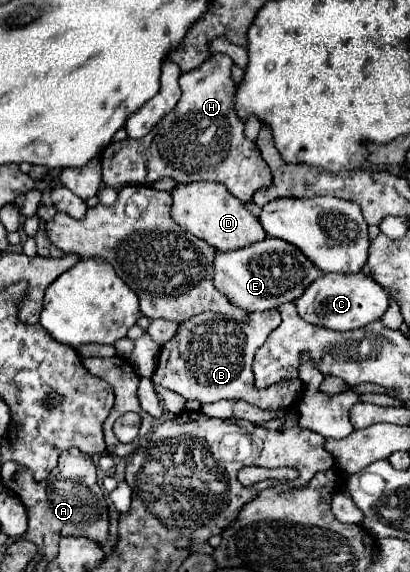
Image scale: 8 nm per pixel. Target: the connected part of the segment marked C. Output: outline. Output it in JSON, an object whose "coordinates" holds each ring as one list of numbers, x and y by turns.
{"coordinates":[[326,273,320,275,300,299,296,299,298,315,320,327,328,327,334,331,352,331,366,327,372,321,378,321,390,305,390,295,384,287,380,287,370,275,342,275,342,273]]}

